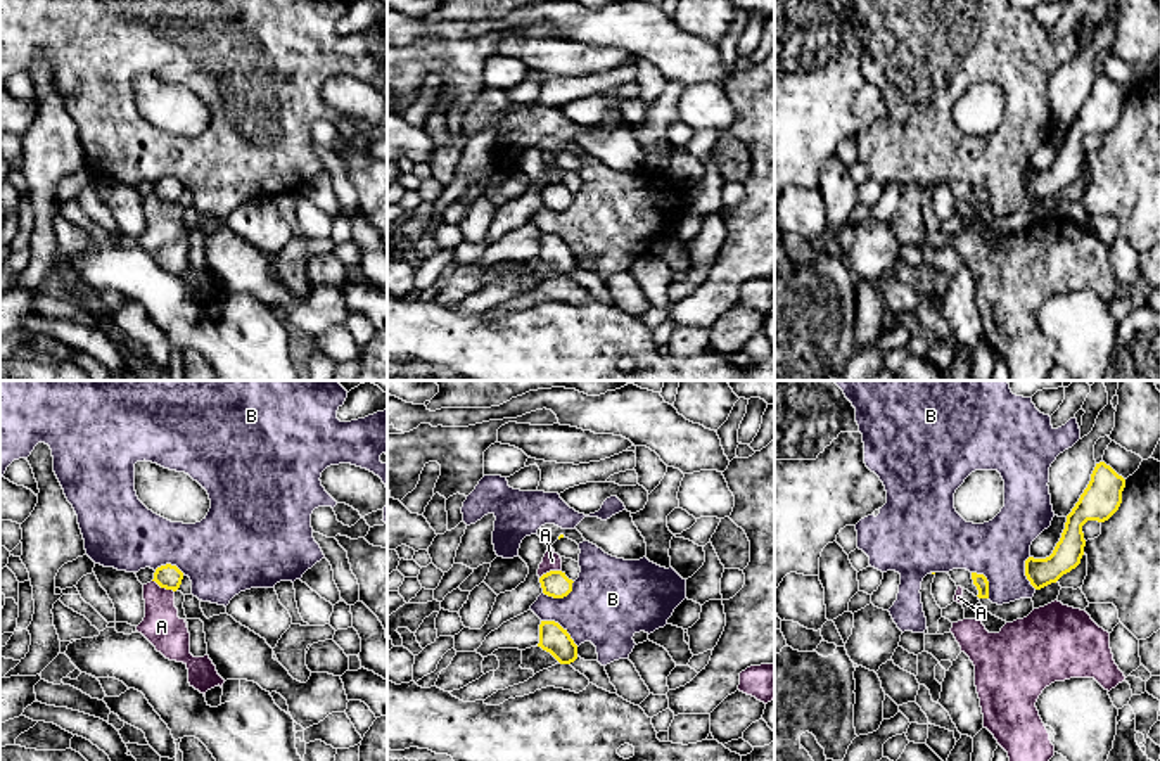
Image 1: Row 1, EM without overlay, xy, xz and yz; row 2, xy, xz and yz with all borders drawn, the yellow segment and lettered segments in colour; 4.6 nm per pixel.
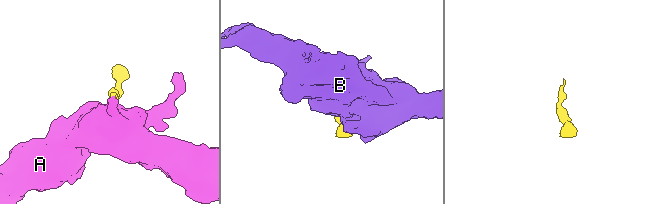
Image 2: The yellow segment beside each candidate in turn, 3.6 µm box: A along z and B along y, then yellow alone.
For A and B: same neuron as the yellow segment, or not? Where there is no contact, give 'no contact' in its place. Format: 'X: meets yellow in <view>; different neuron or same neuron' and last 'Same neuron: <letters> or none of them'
A: meets yellow in xy; different neuron
B: meets yellow in xz; different neuron
Same neuron: none of them

